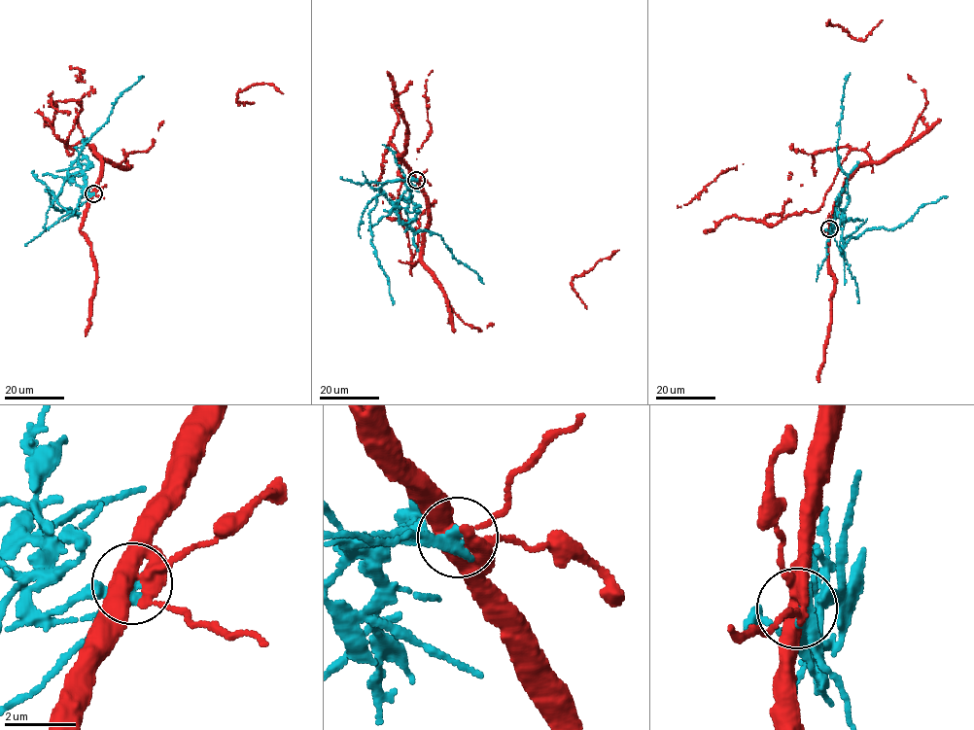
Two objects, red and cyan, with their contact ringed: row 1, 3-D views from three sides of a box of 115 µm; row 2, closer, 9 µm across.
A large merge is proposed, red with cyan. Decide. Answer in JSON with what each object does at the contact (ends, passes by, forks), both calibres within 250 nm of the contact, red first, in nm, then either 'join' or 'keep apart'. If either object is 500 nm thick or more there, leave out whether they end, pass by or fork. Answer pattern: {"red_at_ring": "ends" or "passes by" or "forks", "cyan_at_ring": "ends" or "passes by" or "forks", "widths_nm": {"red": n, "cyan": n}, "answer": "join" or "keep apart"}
{"red_at_ring": "forks", "cyan_at_ring": "passes by", "widths_nm": {"red": 440, "cyan": 280}, "answer": "keep apart"}

